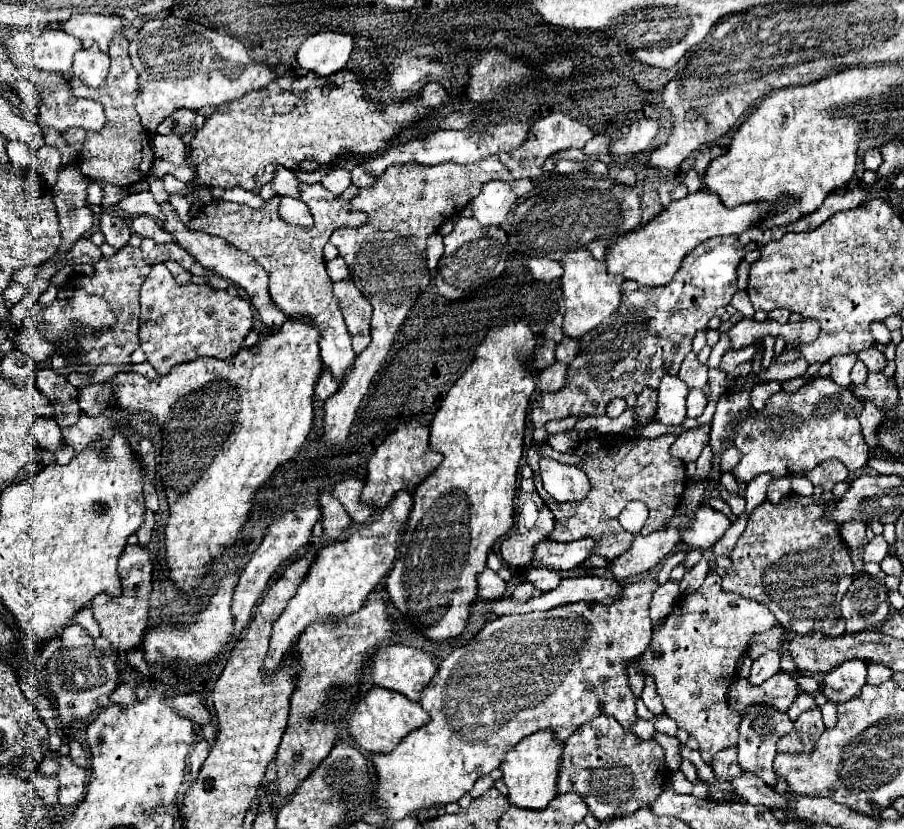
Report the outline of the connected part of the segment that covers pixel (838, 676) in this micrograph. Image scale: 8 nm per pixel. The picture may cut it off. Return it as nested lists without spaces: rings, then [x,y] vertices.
[[[847,660],[829,670],[823,680],[823,694],[827,700],[845,702],[859,696],[867,684],[867,664],[863,660]]]

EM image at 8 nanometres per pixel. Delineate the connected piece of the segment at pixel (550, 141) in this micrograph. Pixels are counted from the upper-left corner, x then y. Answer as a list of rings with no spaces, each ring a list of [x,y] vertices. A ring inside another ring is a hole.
[[[555,112],[538,119],[531,129],[527,140],[517,146],[511,152],[501,152],[501,162],[509,168],[509,172],[515,178],[539,178],[543,174],[543,162],[551,156],[555,156],[561,150],[569,150],[569,148],[583,148],[589,140],[593,138],[593,130],[589,130],[587,126],[579,124],[577,120],[571,120],[569,116],[565,116],[563,112]]]

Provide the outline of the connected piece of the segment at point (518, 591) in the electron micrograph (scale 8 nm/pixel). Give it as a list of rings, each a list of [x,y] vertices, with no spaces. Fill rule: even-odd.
[[[525,580],[515,588],[513,596],[515,596],[515,600],[527,600],[531,596],[539,596],[539,588],[535,588],[533,584],[529,584],[529,580]]]

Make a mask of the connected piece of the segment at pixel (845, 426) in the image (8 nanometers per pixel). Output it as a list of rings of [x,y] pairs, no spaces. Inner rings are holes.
[[[821,376],[799,388],[795,394],[785,394],[781,390],[771,396],[763,412],[747,416],[733,428],[731,438],[743,454],[739,464],[733,468],[733,476],[739,482],[751,482],[763,472],[791,476],[813,470],[819,462],[829,458],[837,458],[849,470],[857,470],[869,456],[869,446],[865,444],[859,426],[859,398],[849,388],[837,386],[833,380]],[[755,432],[767,436],[749,438]]]

